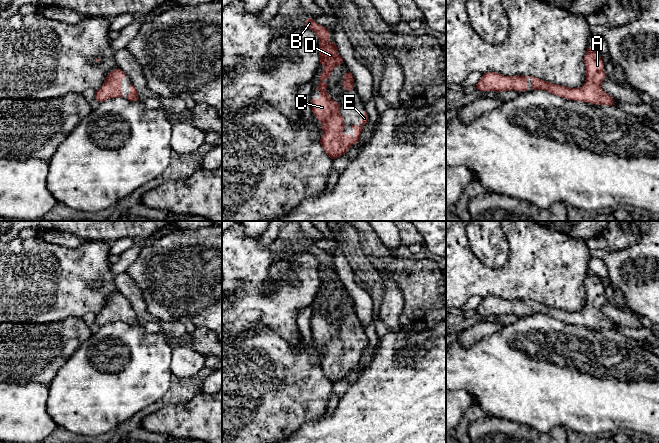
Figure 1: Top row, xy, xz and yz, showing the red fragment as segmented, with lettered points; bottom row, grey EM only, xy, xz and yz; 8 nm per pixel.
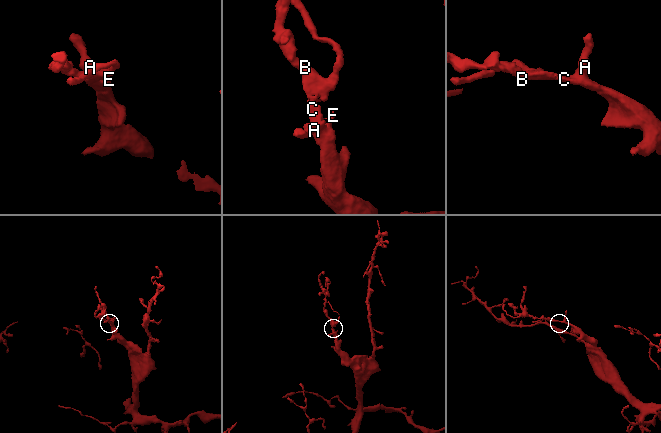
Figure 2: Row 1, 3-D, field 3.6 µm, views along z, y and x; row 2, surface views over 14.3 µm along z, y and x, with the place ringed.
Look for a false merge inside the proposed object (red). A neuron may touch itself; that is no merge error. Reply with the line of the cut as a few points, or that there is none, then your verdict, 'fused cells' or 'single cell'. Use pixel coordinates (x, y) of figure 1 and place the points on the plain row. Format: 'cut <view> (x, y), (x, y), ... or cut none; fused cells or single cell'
cut none; single cell

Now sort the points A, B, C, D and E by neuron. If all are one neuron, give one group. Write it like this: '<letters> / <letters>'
A B C D E

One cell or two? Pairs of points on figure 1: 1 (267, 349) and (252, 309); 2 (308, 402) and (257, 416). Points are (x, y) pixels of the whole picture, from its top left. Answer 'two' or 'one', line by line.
1: two
2: one

